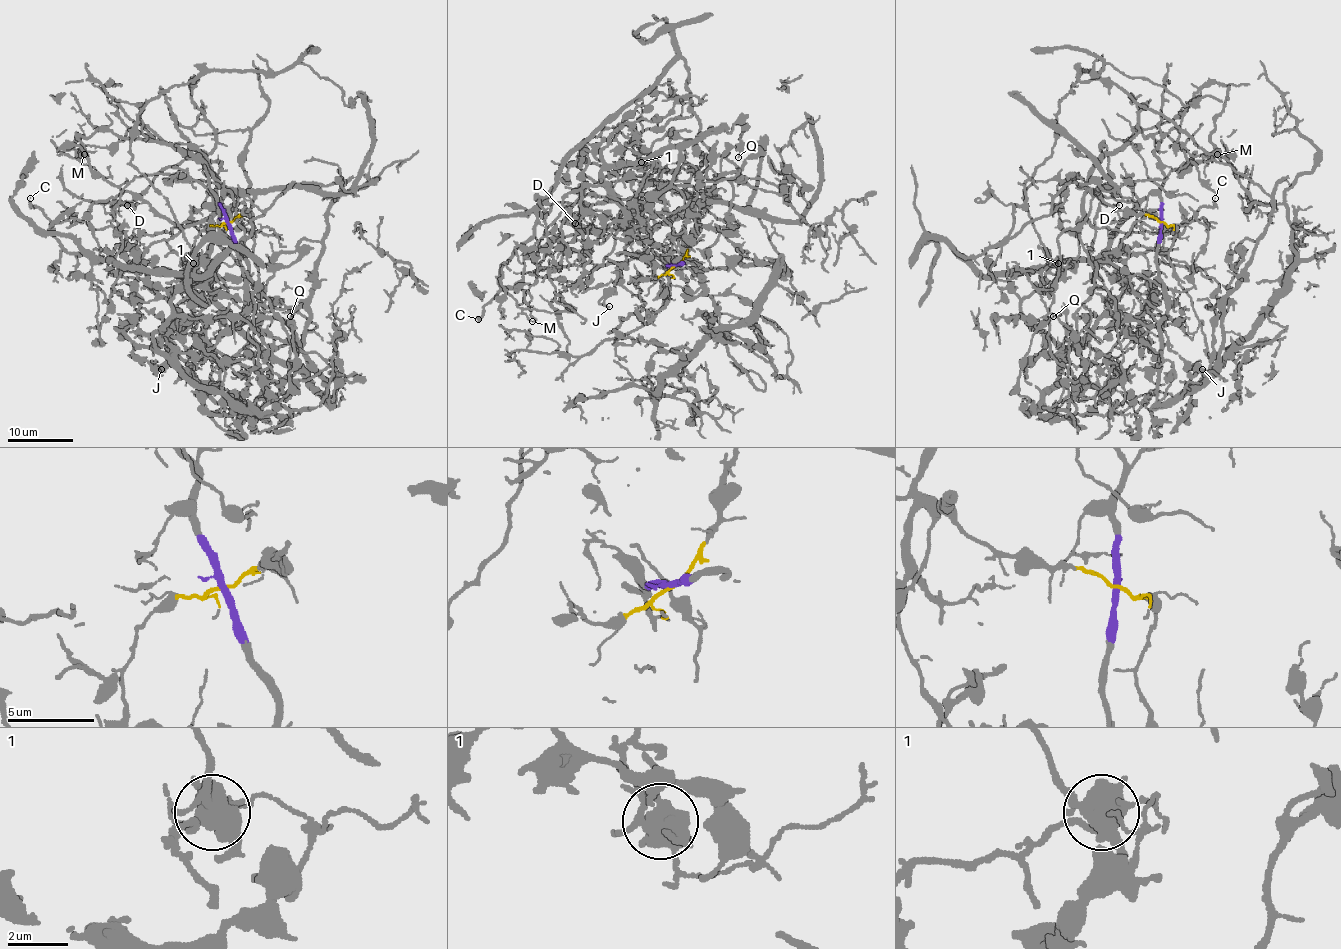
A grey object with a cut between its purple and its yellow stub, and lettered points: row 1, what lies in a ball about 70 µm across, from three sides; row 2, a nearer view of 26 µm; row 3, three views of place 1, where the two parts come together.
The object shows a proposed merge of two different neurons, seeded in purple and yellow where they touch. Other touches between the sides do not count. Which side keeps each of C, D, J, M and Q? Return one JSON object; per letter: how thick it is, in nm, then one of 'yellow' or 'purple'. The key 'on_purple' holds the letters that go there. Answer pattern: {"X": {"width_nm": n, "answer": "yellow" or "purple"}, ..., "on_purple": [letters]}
{"C": {"width_nm": 130, "answer": "purple"}, "D": {"width_nm": 120, "answer": "yellow"}, "J": {"width_nm": 170, "answer": "purple"}, "M": {"width_nm": 180, "answer": "yellow"}, "Q": {"width_nm": 110, "answer": "purple"}, "on_purple": ["C", "J", "Q"]}

